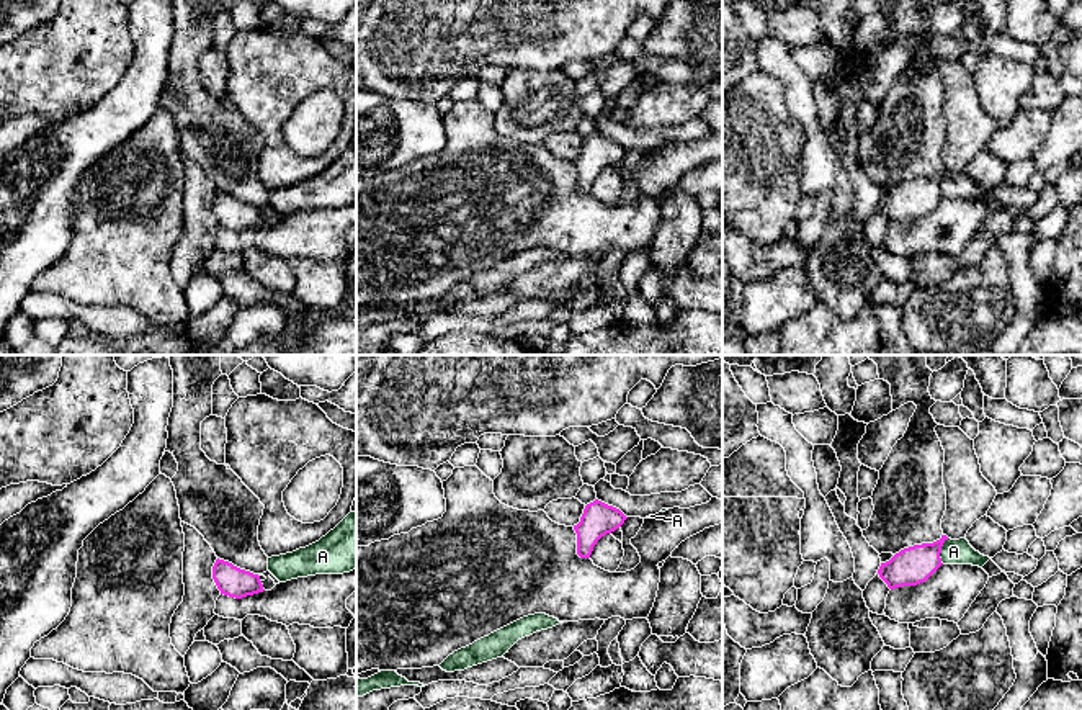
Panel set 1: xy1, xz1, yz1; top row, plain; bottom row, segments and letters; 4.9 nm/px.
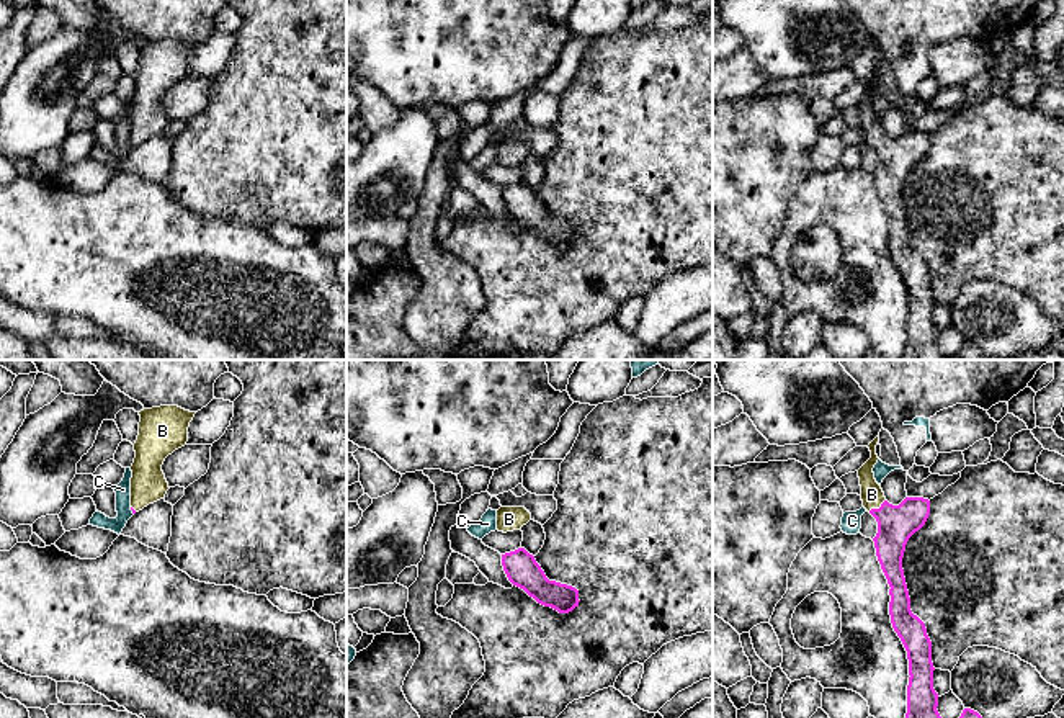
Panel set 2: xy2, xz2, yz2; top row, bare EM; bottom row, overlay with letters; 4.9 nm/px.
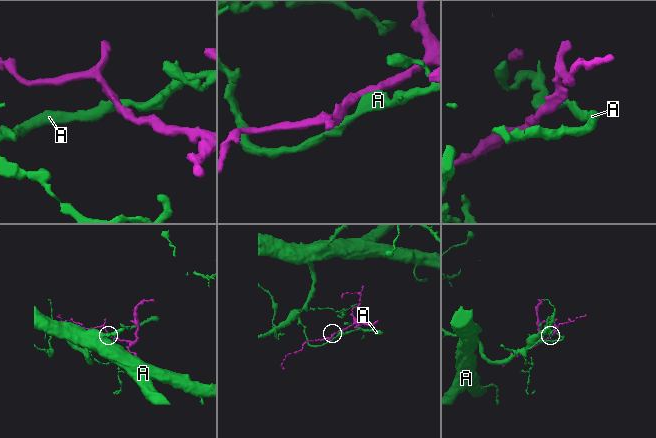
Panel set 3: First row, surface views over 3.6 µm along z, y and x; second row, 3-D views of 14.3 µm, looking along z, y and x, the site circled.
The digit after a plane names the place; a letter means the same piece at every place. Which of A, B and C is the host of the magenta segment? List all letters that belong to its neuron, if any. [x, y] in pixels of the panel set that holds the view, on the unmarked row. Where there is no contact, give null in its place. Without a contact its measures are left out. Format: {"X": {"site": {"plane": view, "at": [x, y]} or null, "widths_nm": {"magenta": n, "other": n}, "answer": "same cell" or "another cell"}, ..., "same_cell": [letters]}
{"A": {"site": {"plane": "yz1", "at": [940, 185]}, "widths_nm": {"magenta": 190, "other": 130}, "answer": "another cell"}, "B": {"site": {"plane": "yz2", "at": [876, 143]}, "widths_nm": {"magenta": 190, "other": 110}, "answer": "same cell"}, "C": {"site": {"plane": "xy2", "at": [131, 143]}, "widths_nm": {"magenta": 20, "other": 80}, "answer": "another cell"}, "same_cell": ["B"]}

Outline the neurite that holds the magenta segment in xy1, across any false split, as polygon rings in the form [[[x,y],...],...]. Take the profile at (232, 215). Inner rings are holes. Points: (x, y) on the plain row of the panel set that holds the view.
[[[219,191],[212,200],[212,213],[221,227],[235,232],[242,232],[265,224],[258,208],[240,203],[232,196]]]

